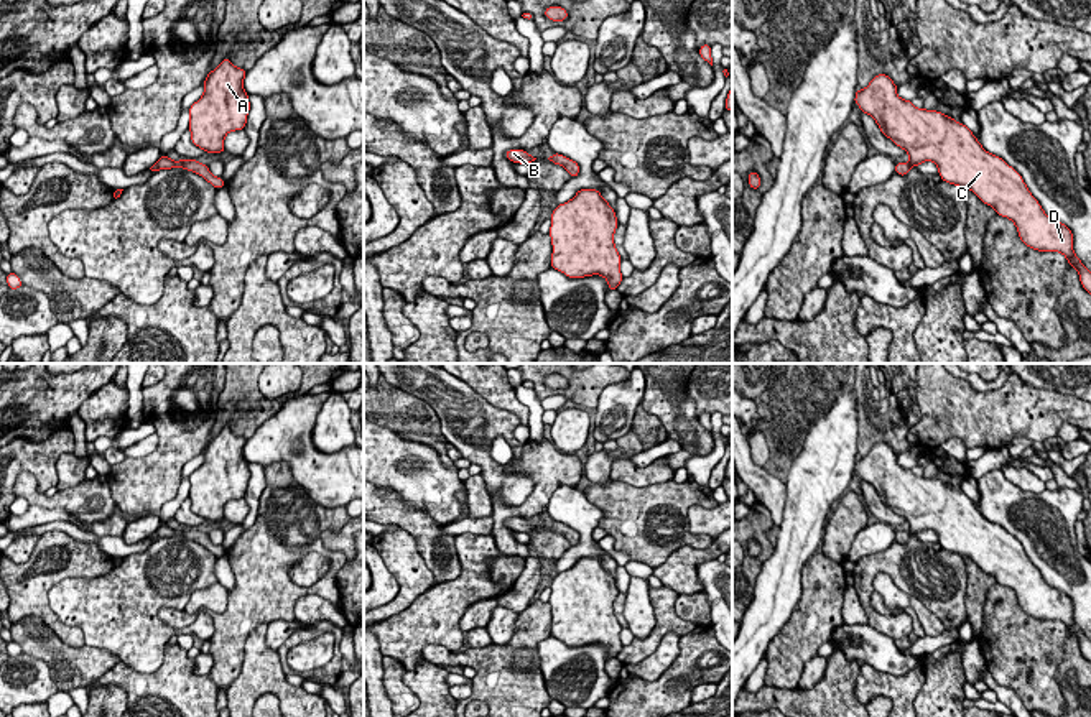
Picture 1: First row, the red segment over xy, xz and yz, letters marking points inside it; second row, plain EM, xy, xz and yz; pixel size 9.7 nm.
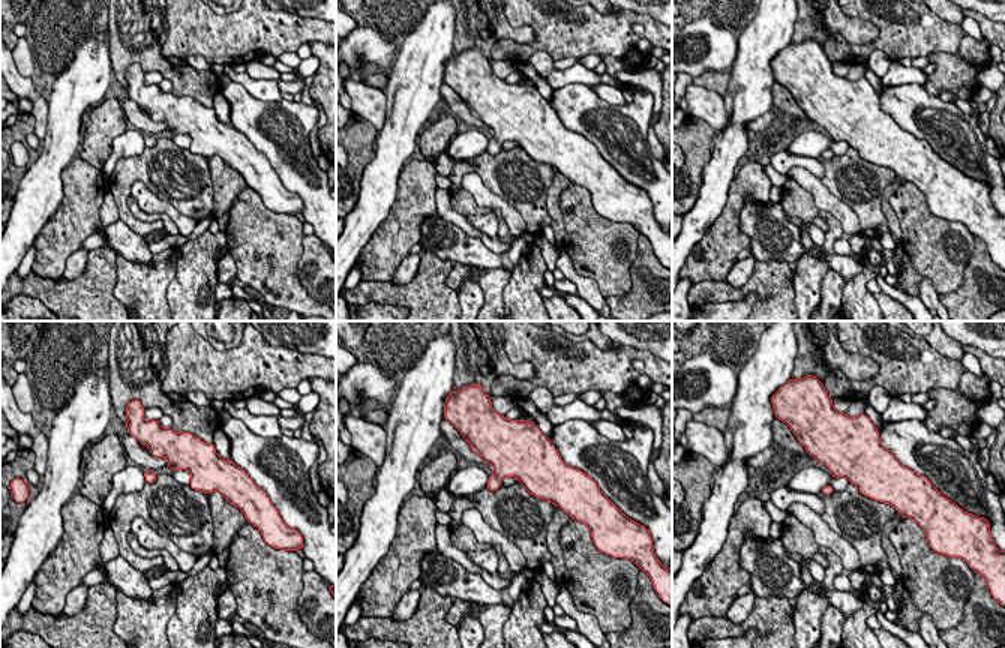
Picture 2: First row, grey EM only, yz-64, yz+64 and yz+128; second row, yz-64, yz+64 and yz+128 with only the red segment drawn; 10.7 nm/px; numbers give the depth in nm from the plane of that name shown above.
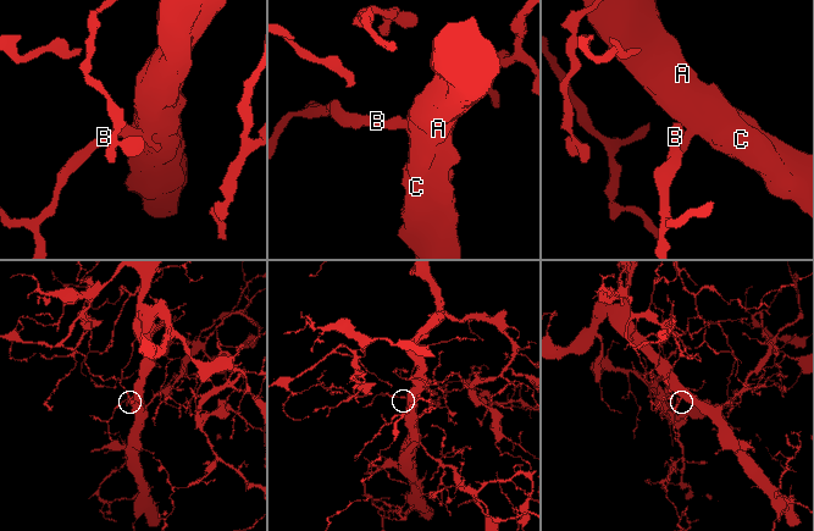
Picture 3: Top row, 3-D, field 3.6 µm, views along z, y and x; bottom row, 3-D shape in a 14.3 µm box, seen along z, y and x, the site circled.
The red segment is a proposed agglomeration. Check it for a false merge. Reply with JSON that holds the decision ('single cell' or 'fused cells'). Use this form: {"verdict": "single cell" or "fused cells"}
{"verdict": "single cell"}

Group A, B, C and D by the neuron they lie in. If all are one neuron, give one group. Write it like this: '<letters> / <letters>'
A B C D

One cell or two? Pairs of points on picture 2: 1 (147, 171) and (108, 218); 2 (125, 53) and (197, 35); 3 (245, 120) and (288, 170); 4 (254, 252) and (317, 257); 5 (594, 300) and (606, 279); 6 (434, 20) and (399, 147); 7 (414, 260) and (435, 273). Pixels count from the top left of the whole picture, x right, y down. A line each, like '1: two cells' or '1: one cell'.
1: two cells
2: two cells
3: one cell
4: two cells
5: two cells
6: one cell
7: two cells

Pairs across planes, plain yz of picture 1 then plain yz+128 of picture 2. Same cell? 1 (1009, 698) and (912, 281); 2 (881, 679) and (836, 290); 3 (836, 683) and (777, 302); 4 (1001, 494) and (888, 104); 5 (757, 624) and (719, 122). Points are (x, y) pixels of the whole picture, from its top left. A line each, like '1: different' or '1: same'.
1: different
2: same
3: same
4: same
5: different

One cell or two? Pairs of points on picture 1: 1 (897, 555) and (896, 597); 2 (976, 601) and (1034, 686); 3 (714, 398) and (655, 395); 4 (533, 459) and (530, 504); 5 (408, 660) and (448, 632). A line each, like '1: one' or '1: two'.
1: two
2: two
3: two
4: one
5: one

